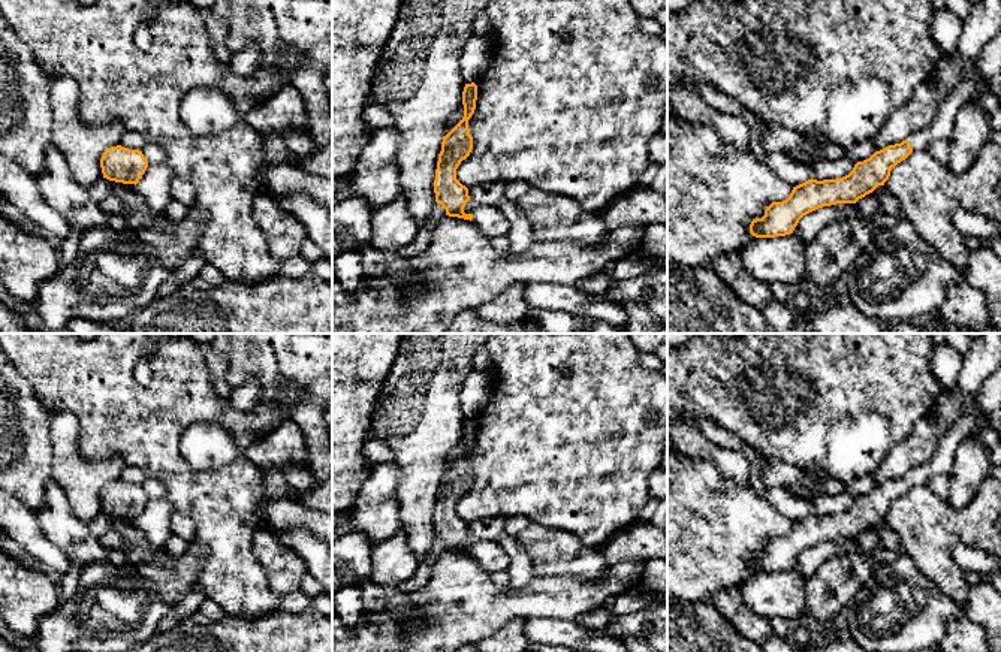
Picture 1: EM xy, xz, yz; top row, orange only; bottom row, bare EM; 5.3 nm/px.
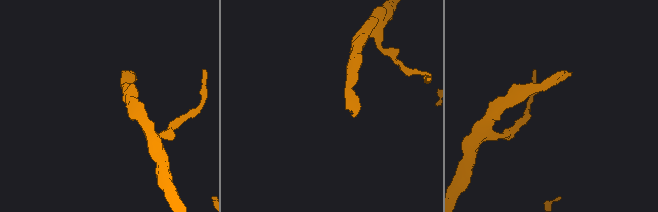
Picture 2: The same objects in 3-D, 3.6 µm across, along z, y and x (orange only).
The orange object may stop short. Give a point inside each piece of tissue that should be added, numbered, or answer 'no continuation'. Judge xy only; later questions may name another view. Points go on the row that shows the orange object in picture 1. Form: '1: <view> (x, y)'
no continuation

